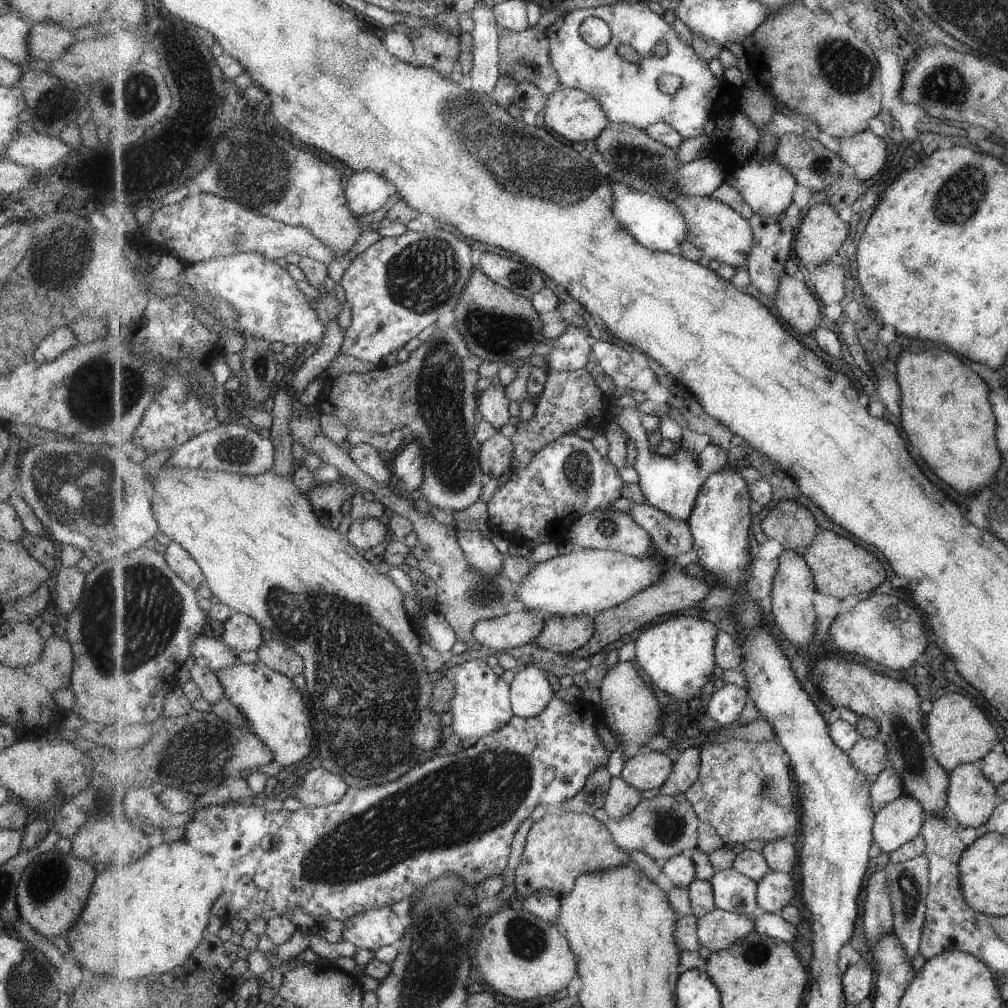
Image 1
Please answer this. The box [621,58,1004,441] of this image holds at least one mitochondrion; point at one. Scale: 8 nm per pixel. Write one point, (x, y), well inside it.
(960, 198)

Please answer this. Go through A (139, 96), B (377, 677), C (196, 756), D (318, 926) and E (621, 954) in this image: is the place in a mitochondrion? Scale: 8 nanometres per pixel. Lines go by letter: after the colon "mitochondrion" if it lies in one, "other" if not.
A: mitochondrion
B: mitochondrion
C: mitochondrion
D: other
E: other

